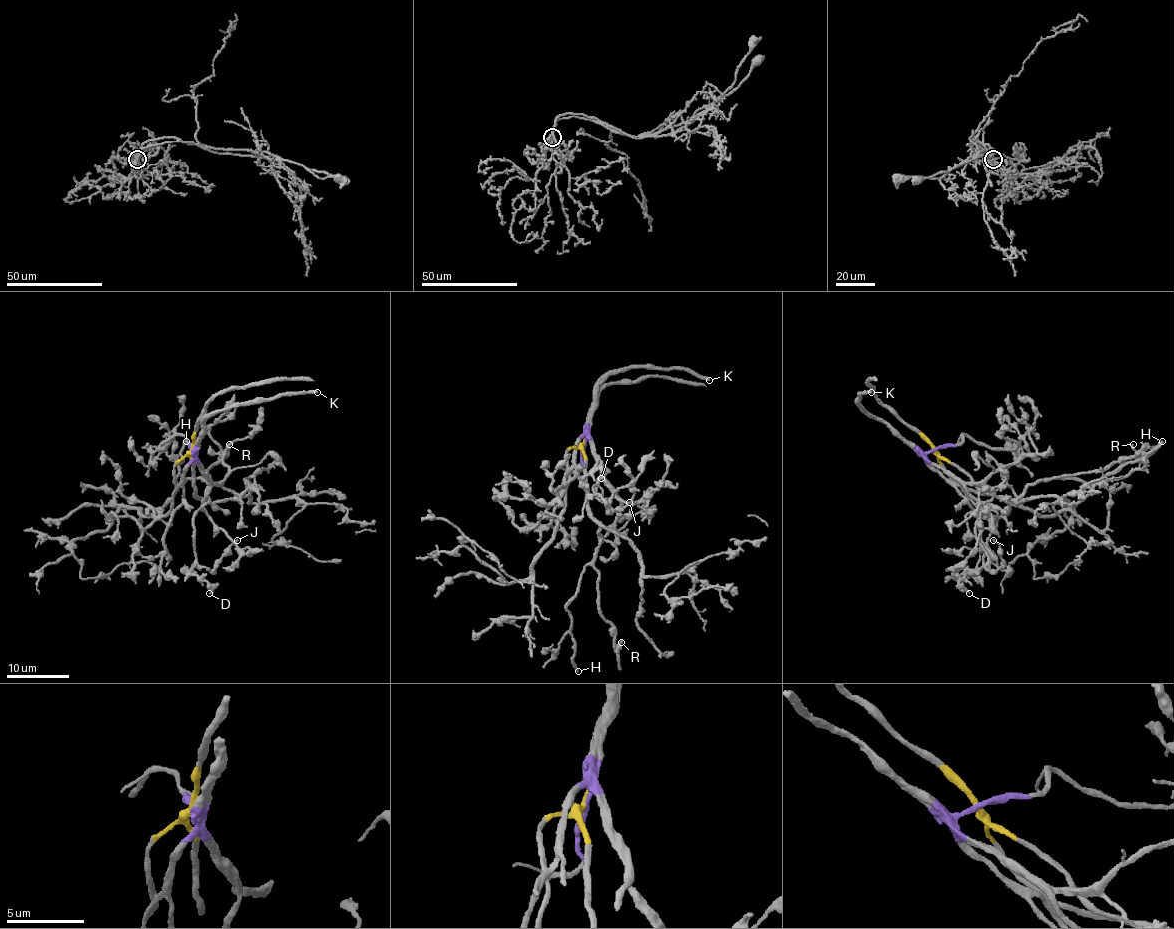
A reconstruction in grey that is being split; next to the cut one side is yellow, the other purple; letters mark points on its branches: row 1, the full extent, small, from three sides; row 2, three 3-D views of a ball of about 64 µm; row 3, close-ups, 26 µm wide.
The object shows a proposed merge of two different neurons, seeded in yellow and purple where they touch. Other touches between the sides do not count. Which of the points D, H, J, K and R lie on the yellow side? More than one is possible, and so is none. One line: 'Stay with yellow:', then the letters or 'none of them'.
Stay with yellow: H, R

